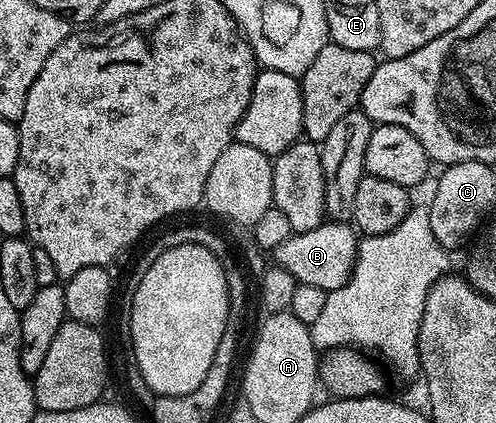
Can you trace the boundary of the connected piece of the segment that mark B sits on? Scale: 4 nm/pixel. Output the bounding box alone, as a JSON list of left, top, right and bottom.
[272,222,359,294]

